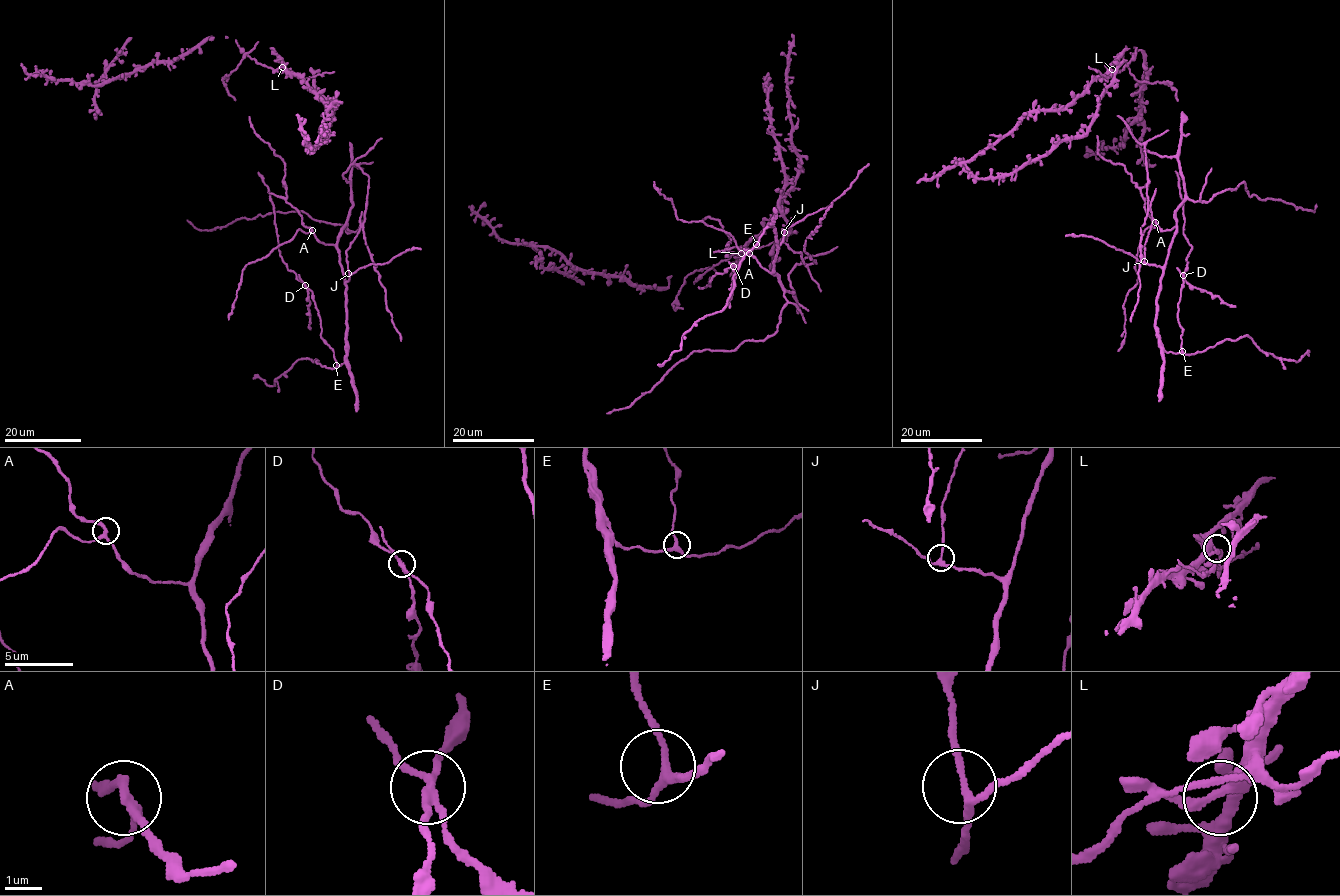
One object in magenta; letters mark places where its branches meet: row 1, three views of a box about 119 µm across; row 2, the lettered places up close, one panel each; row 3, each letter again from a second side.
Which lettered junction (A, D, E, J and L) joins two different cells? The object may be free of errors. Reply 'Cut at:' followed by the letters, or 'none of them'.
Cut at: D

